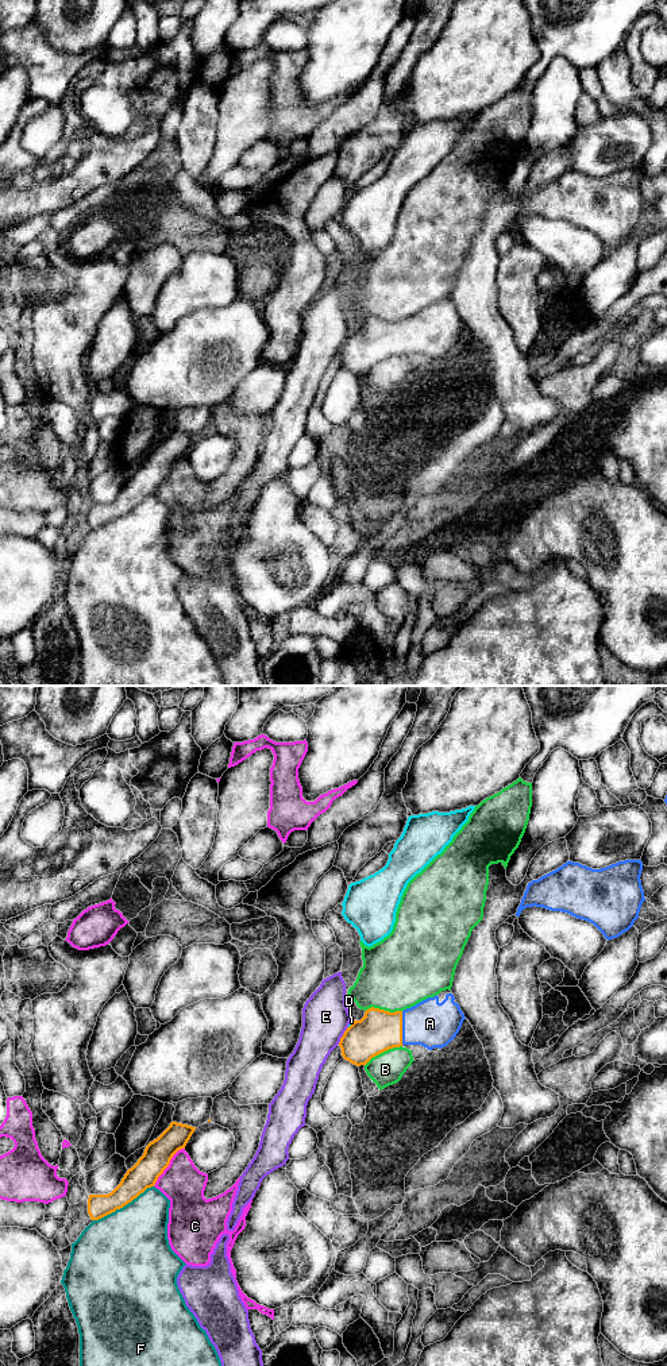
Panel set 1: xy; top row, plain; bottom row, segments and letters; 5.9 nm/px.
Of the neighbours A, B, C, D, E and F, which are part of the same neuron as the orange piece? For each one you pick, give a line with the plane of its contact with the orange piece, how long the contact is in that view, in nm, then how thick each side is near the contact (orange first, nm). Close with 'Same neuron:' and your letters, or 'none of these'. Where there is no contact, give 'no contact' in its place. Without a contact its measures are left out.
A: contact in xy; length 200 nm; calibres 240 and 280 nm
Same neuron: A

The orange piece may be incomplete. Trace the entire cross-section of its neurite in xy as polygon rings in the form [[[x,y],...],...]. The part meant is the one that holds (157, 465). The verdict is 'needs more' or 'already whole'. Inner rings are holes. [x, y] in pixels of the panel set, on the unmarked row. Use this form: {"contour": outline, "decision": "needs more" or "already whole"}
{"contour": [[[171,431],[170,435],[150,451],[138,471],[127,479],[120,493],[108,503],[89,503],[88,522],[99,529],[123,517],[147,497],[155,494],[158,486],[169,475],[173,464],[185,458],[196,436]]], "decision": "already whole"}

